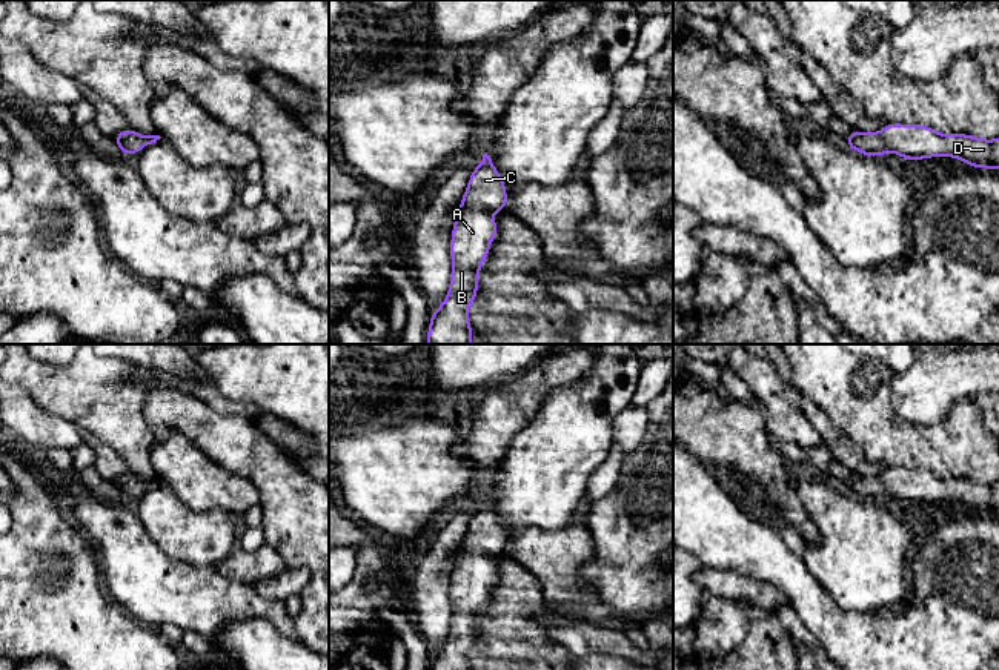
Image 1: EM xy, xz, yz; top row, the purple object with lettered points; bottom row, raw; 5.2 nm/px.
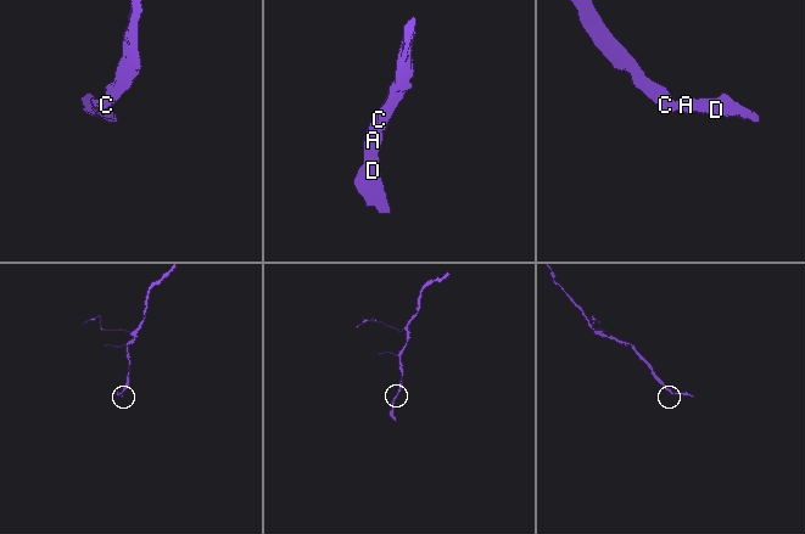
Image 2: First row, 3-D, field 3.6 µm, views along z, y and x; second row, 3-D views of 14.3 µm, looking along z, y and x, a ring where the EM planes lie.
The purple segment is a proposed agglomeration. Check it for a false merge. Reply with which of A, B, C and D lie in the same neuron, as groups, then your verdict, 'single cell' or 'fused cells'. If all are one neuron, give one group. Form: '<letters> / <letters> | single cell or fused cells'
A B C D | single cell

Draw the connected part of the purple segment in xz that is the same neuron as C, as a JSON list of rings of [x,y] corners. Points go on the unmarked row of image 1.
[[[484,498],[453,559],[450,629],[444,645],[432,656],[429,670],[472,670],[467,656],[478,639],[478,616],[498,578],[490,558],[506,555],[507,546],[506,527],[490,499]]]

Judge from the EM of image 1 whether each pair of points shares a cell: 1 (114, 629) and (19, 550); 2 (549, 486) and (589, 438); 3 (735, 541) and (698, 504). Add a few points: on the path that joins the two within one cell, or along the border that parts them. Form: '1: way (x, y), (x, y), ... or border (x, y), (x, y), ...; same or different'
1: way (85, 629), (48, 600), (31, 580); same
2: way (554, 474), (577, 451); same
3: way (726, 532), (707, 514); same

